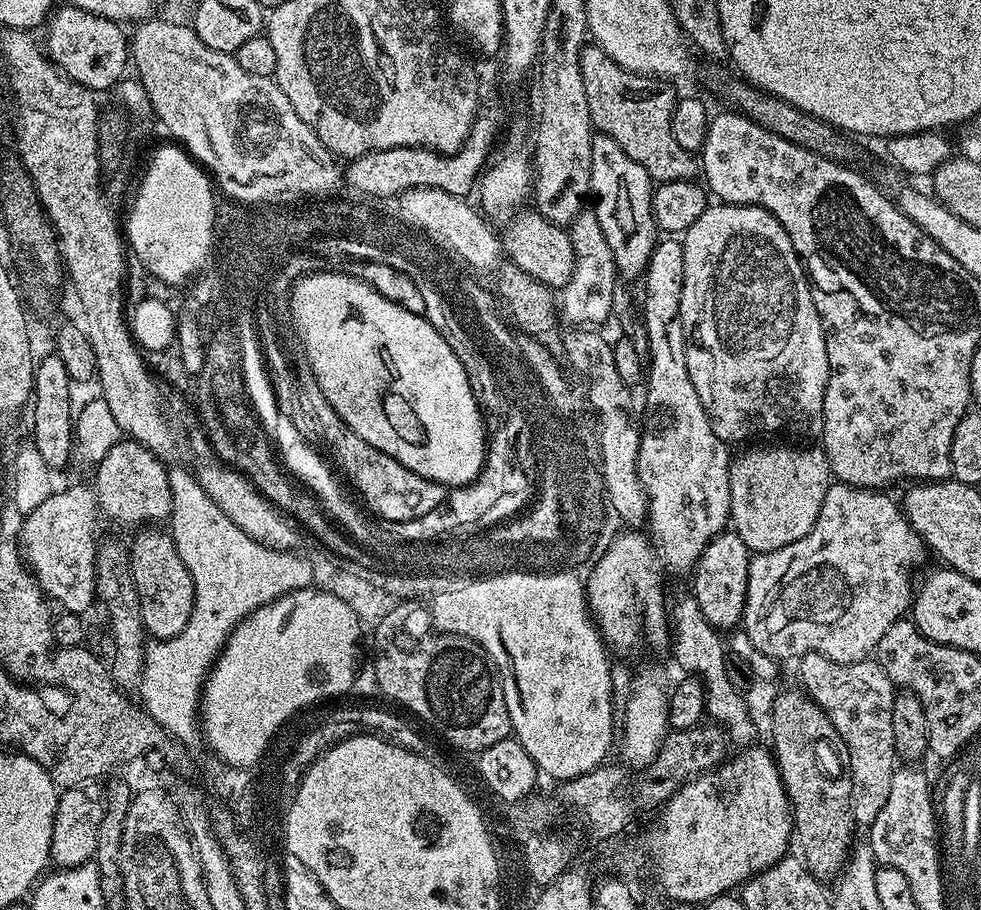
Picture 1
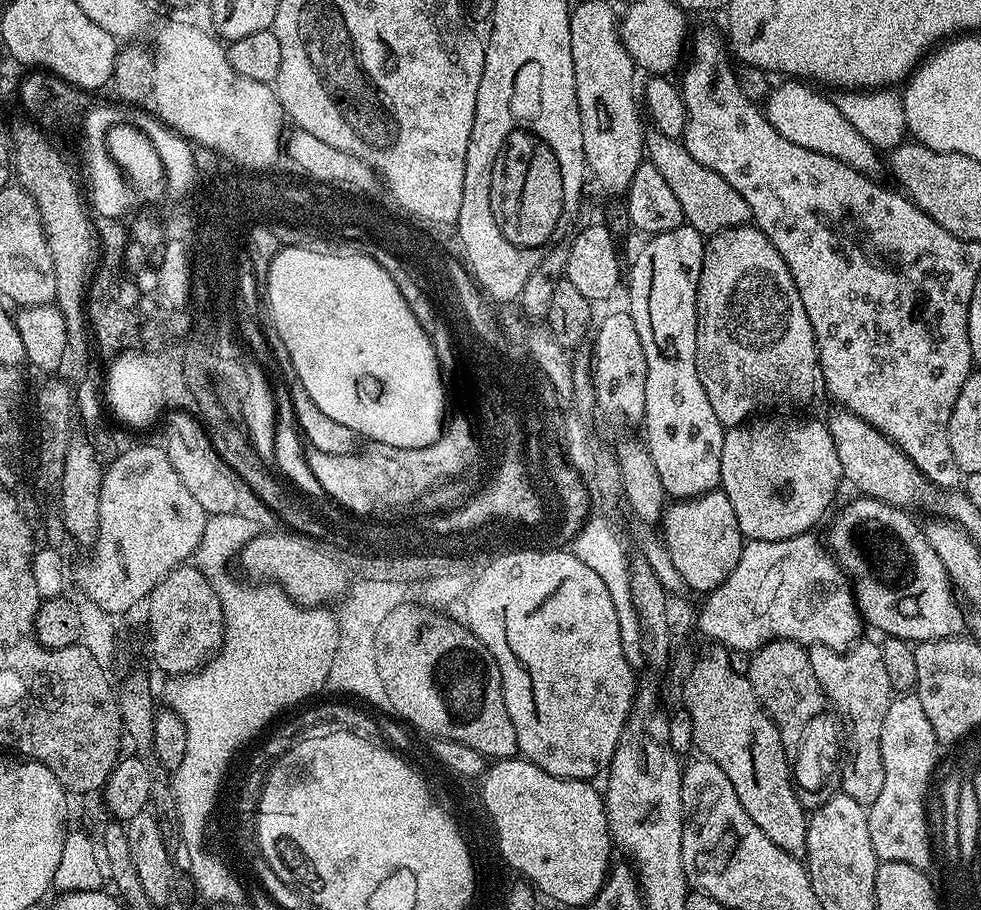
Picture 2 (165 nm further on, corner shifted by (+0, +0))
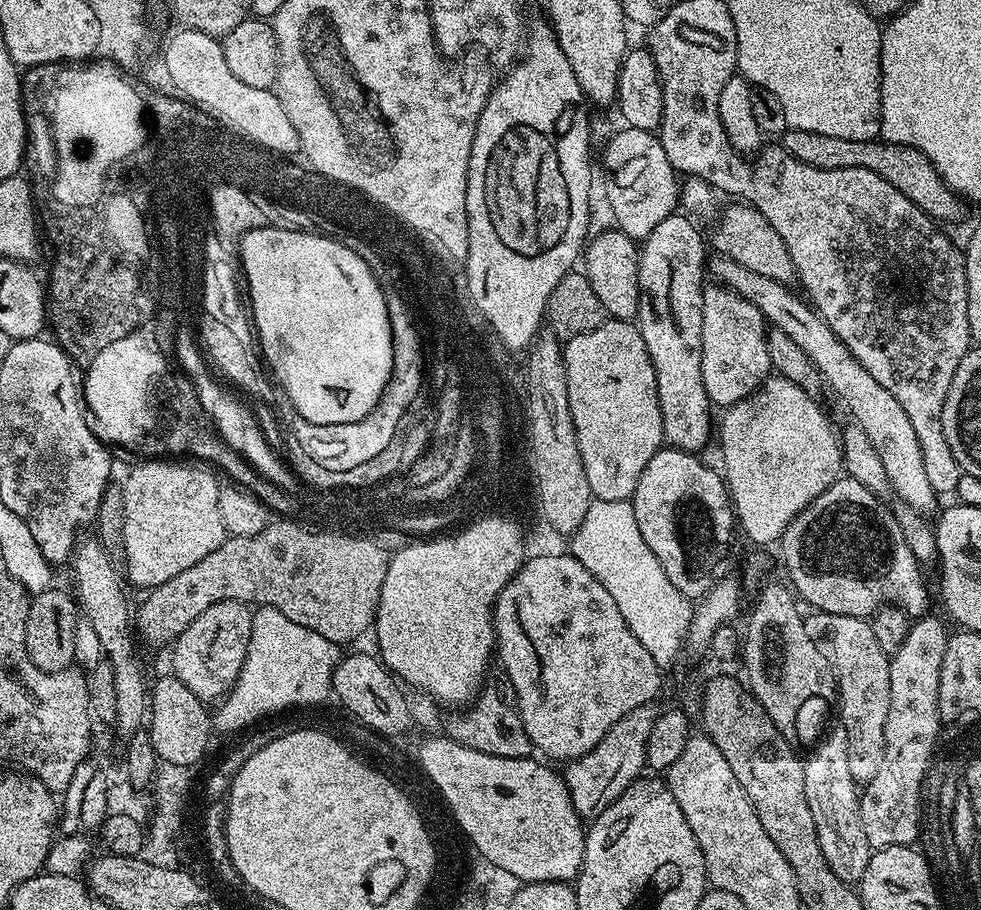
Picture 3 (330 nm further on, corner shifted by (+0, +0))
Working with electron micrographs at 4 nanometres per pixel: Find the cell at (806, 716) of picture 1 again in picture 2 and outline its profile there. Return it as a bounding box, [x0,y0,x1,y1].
[747,640,826,752]

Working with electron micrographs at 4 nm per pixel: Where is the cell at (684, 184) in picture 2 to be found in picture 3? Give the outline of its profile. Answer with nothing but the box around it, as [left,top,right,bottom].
[710,202,796,285]

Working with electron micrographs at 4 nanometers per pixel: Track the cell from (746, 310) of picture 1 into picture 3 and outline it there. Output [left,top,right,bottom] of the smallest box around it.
[702,287,772,410]

